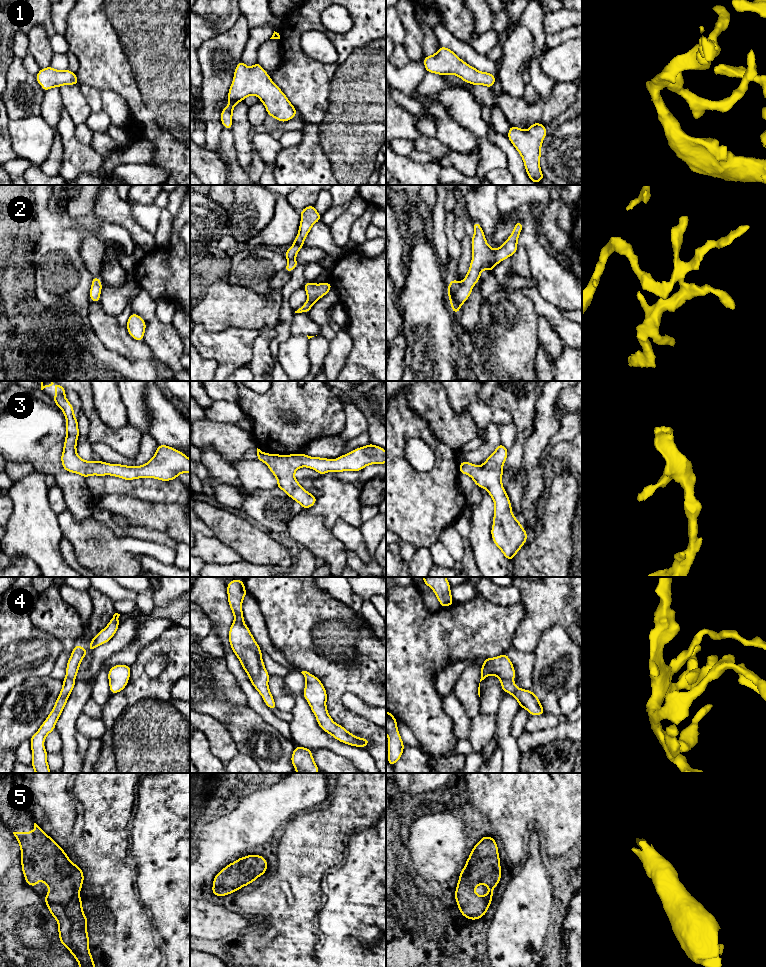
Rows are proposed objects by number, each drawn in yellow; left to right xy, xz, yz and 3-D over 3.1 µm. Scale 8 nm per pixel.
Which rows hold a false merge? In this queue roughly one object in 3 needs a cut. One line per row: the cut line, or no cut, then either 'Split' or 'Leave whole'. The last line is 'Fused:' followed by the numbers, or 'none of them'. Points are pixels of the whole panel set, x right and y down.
1: No split. Leave whole
2: No split. Leave whole
3: No split. Leave whole
4: No split. Leave whole
5: No split. Leave whole
Fused: none of them

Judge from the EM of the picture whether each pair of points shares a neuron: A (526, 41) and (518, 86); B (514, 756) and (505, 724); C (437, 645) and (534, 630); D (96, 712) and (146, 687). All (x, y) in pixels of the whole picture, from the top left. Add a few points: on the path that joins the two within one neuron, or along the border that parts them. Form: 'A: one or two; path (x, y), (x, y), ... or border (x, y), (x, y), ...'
A: one; path (515, 52), (514, 75)
B: one; path (510, 748), (505, 738), (505, 732)
C: two; border (524, 611), (524, 617), (516, 629), (511, 645)
D: two; border (102, 706), (102, 715), (100, 717)

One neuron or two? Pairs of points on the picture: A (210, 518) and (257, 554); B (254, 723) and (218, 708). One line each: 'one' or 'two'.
A: one
B: two

